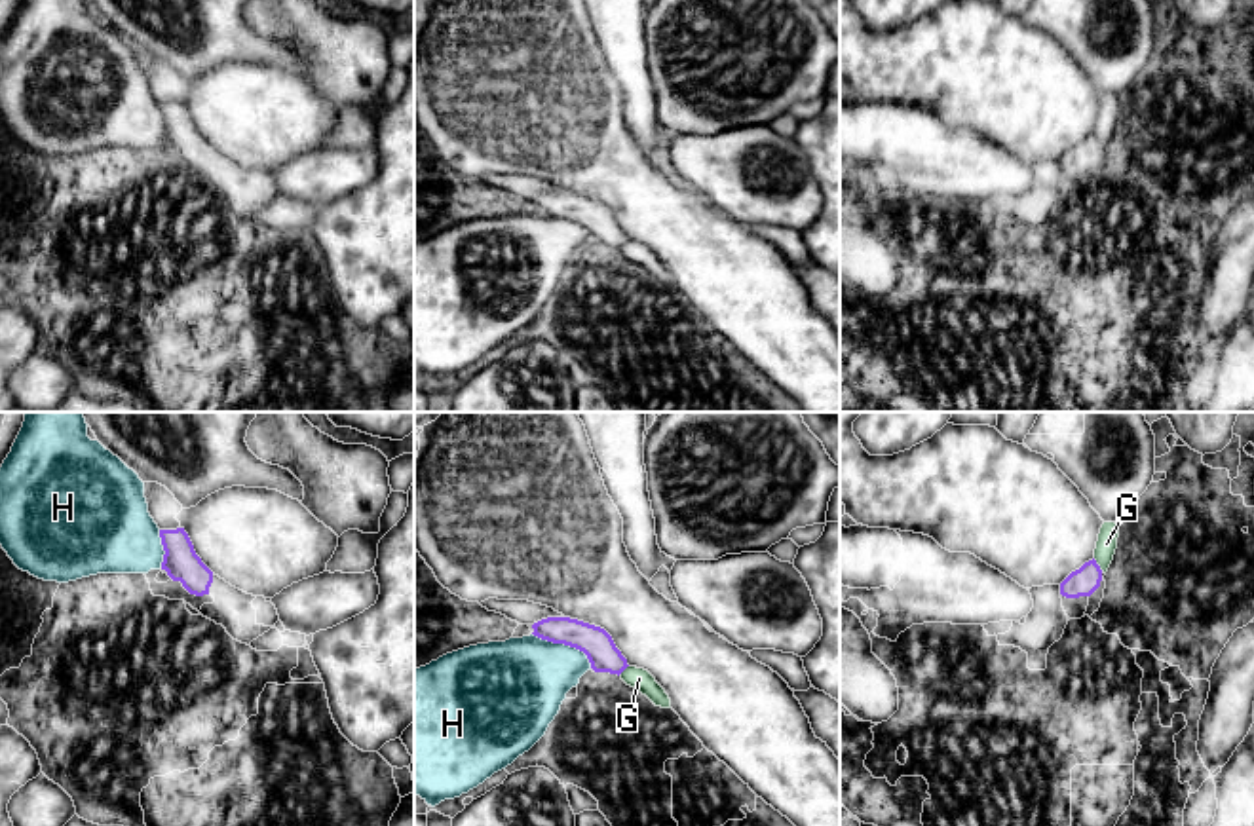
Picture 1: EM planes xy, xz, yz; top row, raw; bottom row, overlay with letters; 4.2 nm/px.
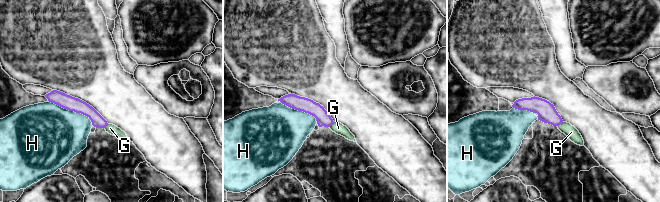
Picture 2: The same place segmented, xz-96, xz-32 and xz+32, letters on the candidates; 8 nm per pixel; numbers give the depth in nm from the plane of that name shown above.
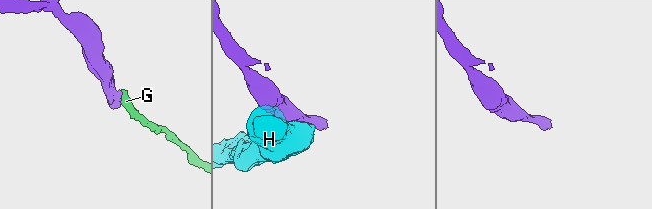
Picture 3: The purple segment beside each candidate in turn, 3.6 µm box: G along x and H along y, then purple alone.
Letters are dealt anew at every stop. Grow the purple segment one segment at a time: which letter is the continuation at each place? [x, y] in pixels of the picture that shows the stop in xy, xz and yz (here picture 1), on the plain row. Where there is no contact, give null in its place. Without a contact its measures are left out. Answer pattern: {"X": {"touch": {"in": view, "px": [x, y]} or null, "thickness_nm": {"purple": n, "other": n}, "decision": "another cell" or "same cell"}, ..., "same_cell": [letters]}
{"G": {"touch": {"in": "yz", "px": [1097, 139]}, "thickness_nm": {"purple": 120, "other": 90}, "decision": "another cell"}, "H": {"touch": {"in": "xz", "px": [565, 219]}, "thickness_nm": {"purple": 140, "other": 380}, "decision": "another cell"}, "same_cell": []}

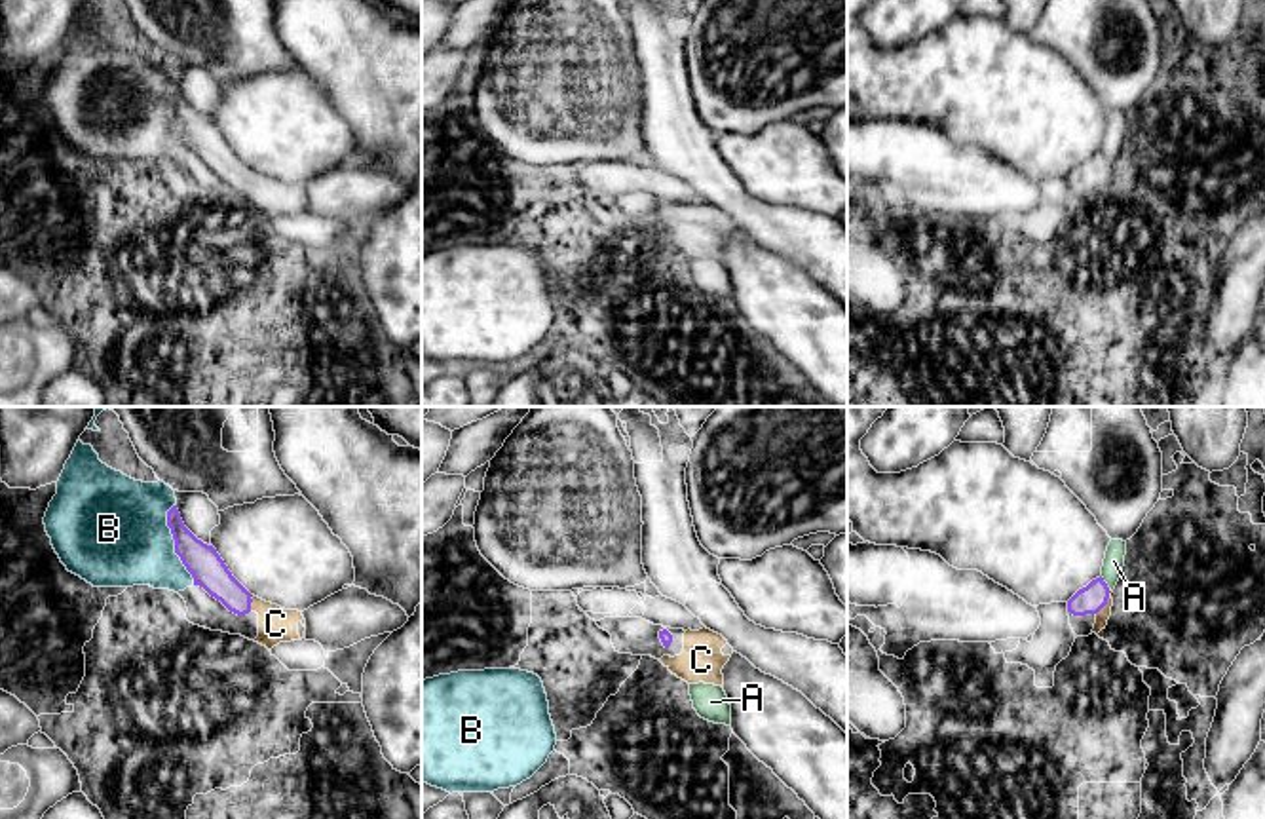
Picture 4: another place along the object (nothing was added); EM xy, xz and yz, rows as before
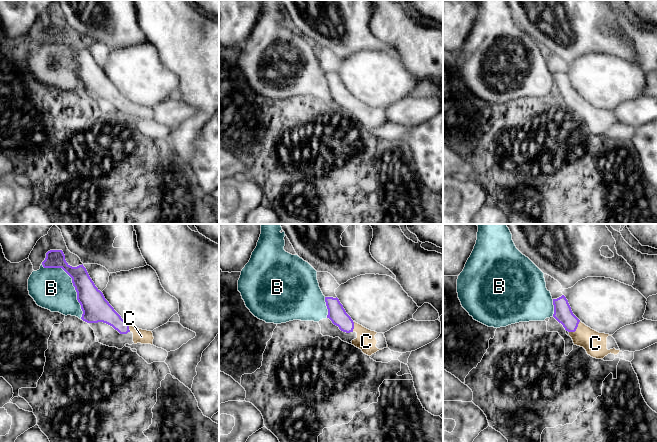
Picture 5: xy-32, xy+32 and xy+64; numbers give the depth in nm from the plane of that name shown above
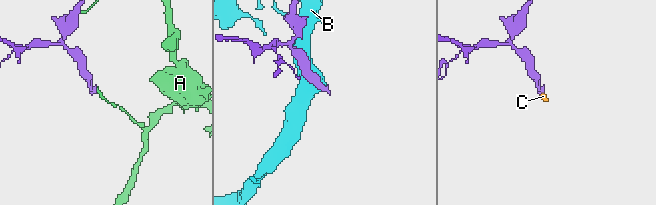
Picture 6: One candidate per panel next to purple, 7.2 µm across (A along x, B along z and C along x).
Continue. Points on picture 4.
{"A": {"touch": {"in": "yz", "px": [1104, 156]}, "thickness_nm": {"purple": 120, "other": 90}, "decision": "another cell"}, "B": {"touch": {"in": "xy", "px": [175, 118]}, "thickness_nm": {"purple": 150, "other": 420}, "decision": "another cell"}, "C": {"touch": {"in": "yz", "px": [1106, 177]}, "thickness_nm": {"purple": 120, "other": 60}, "decision": "same cell"}, "same_cell": ["C"]}

